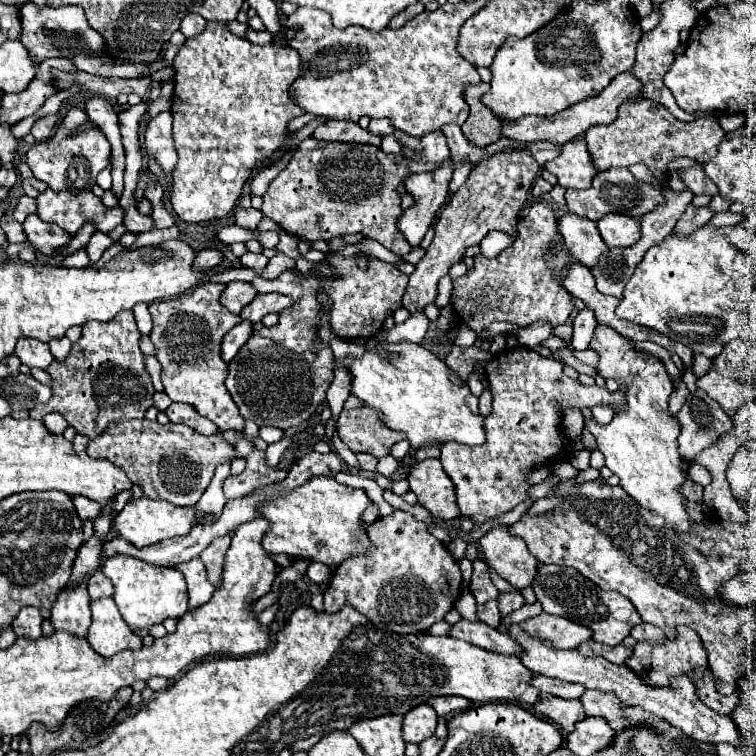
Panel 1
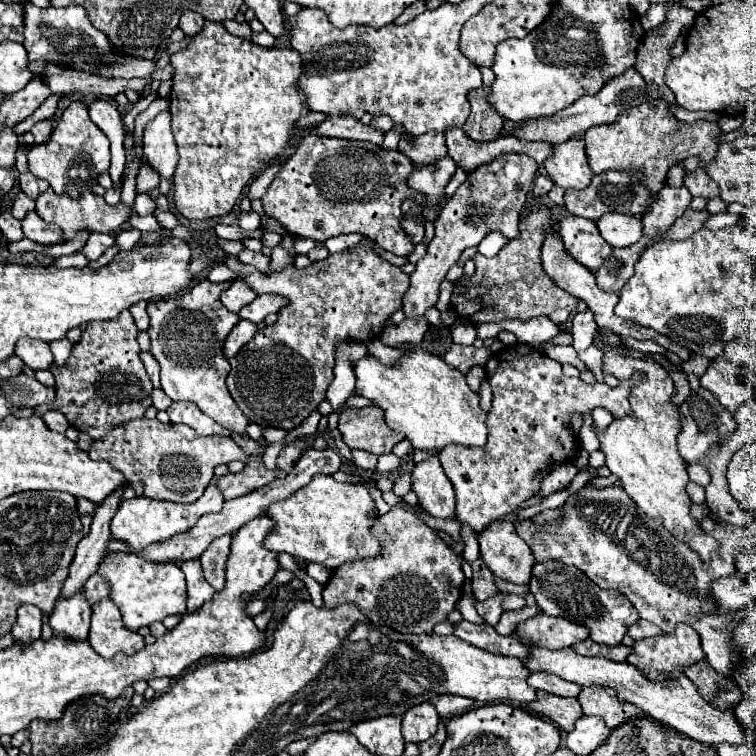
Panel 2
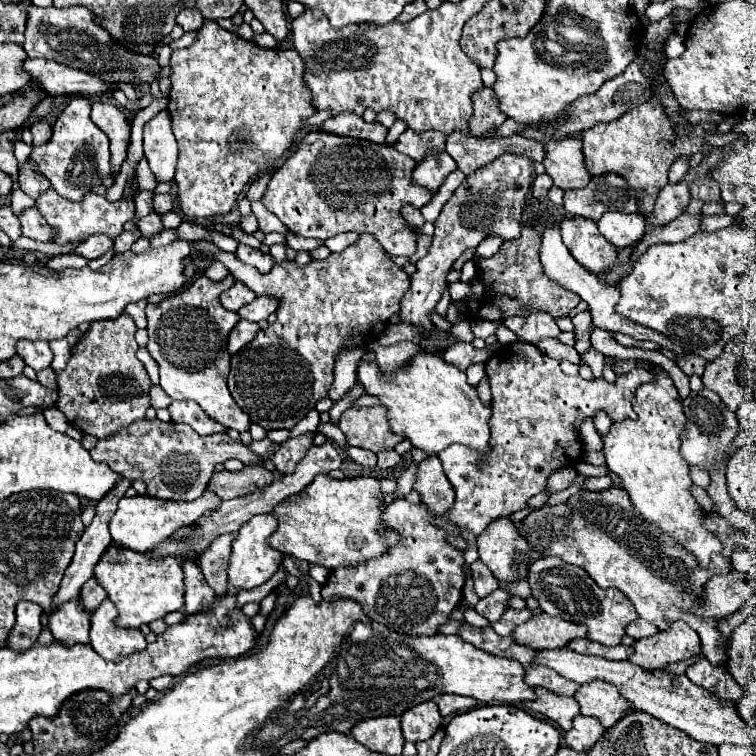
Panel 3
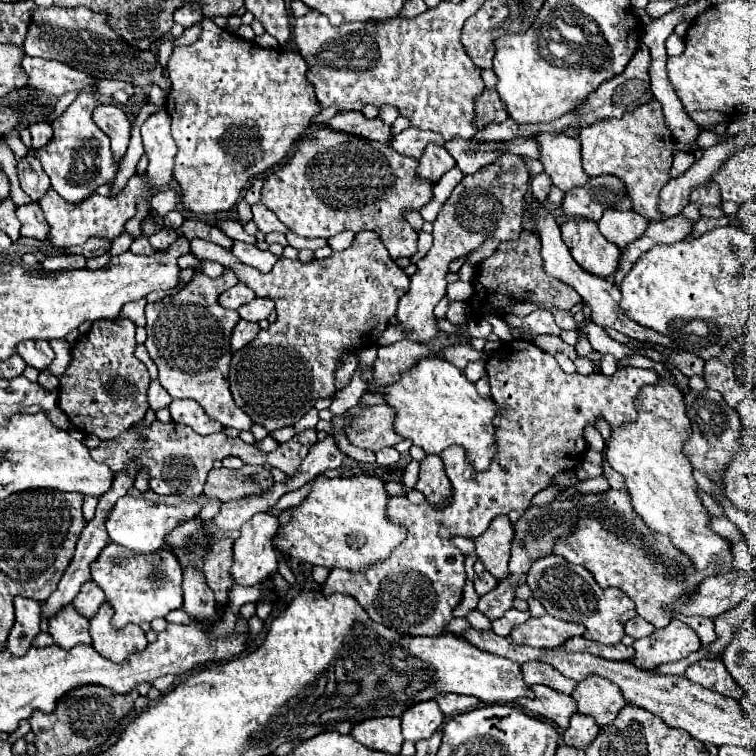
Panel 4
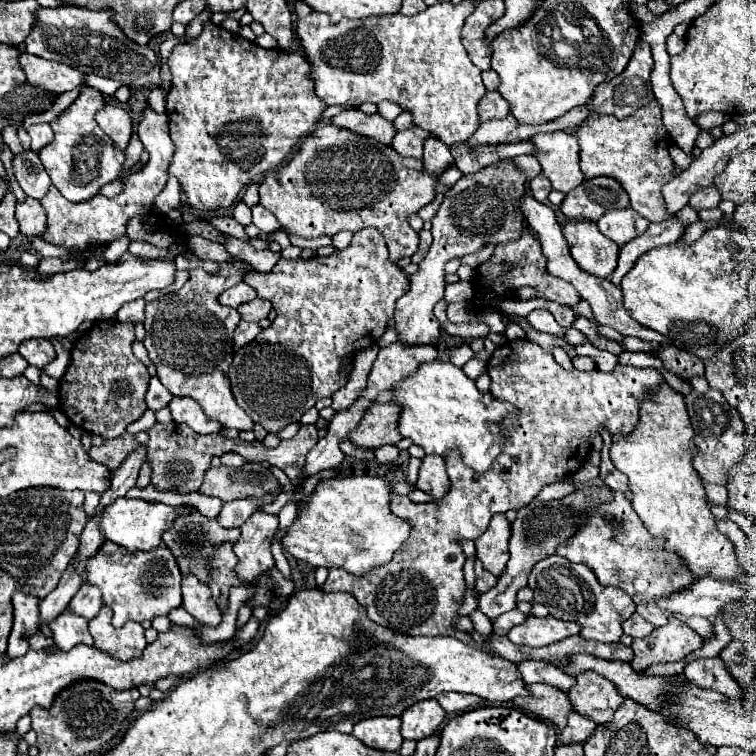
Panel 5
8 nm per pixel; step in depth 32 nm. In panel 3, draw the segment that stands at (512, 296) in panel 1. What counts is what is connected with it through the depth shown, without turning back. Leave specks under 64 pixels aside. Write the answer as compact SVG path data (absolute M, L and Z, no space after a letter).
M528 224L522 226L520 238L504 242L494 256L480 258L476 268L476 278L470 282L472 294L458 302L470 310L468 316L472 318L500 320L508 316L528 316L524 308L532 308L532 312L548 312L556 318L570 314L570 310L580 302L580 296L568 292L544 274L540 264L540 232Z

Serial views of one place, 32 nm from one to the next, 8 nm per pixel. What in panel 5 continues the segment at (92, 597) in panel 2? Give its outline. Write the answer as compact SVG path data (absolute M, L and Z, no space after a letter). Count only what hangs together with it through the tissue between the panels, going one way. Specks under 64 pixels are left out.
M84 584L78 594L70 600L68 604L68 610L78 614L78 616L84 616L86 620L94 618L102 608L102 596L100 596L100 590L96 590L94 586L90 584Z

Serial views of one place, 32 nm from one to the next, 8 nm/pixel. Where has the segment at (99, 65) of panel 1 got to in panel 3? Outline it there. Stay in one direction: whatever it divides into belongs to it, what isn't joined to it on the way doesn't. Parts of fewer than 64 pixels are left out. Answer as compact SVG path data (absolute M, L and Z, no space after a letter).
M30 6L24 50L28 58L54 60L70 68L94 74L106 82L138 82L138 86L146 86L158 80L158 74L162 70L154 56L142 56L124 48L122 44L116 44L116 40L112 40L112 34L100 24L100 18L92 16L92 12L88 12L88 8L84 6Z

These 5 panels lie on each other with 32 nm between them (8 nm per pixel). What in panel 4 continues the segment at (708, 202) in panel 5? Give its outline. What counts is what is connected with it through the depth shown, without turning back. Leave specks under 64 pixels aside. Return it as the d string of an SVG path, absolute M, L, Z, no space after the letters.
M716 182L694 188L692 202L698 206L720 206L720 190L718 190Z

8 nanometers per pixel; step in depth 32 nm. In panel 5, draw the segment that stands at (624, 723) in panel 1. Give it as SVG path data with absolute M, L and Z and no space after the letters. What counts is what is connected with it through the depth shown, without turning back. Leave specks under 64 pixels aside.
M580 672L576 684L568 690L572 710L590 716L596 724L610 722L614 710L622 704L622 696L610 680L596 672Z

